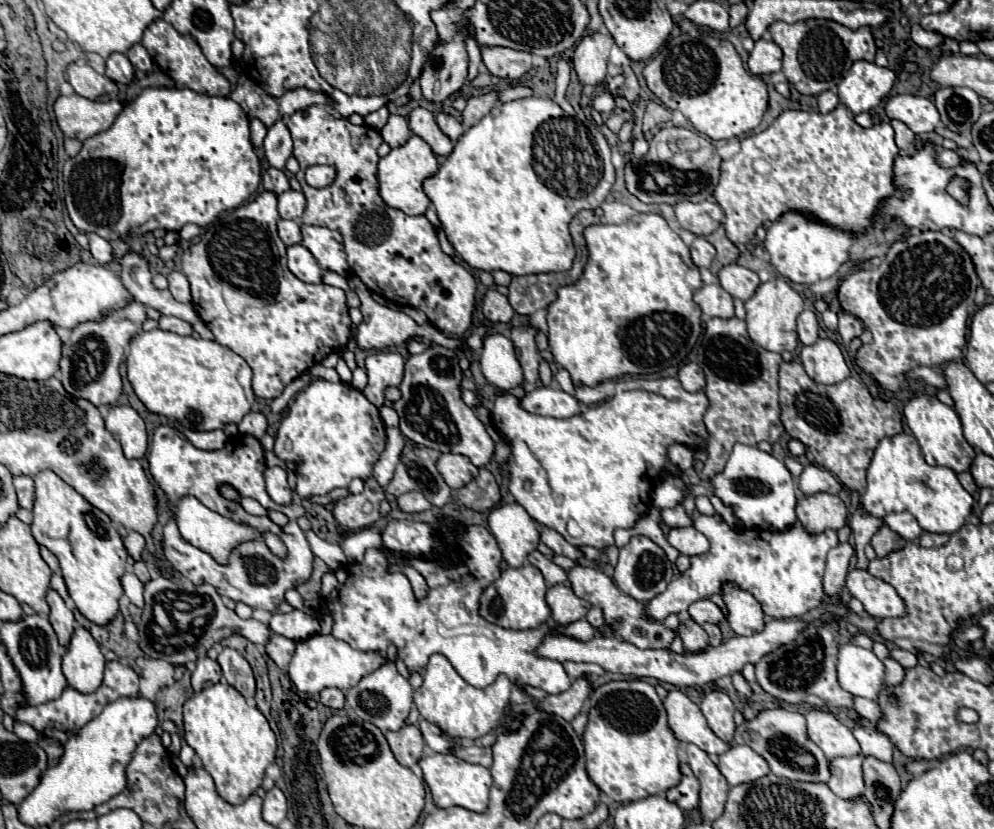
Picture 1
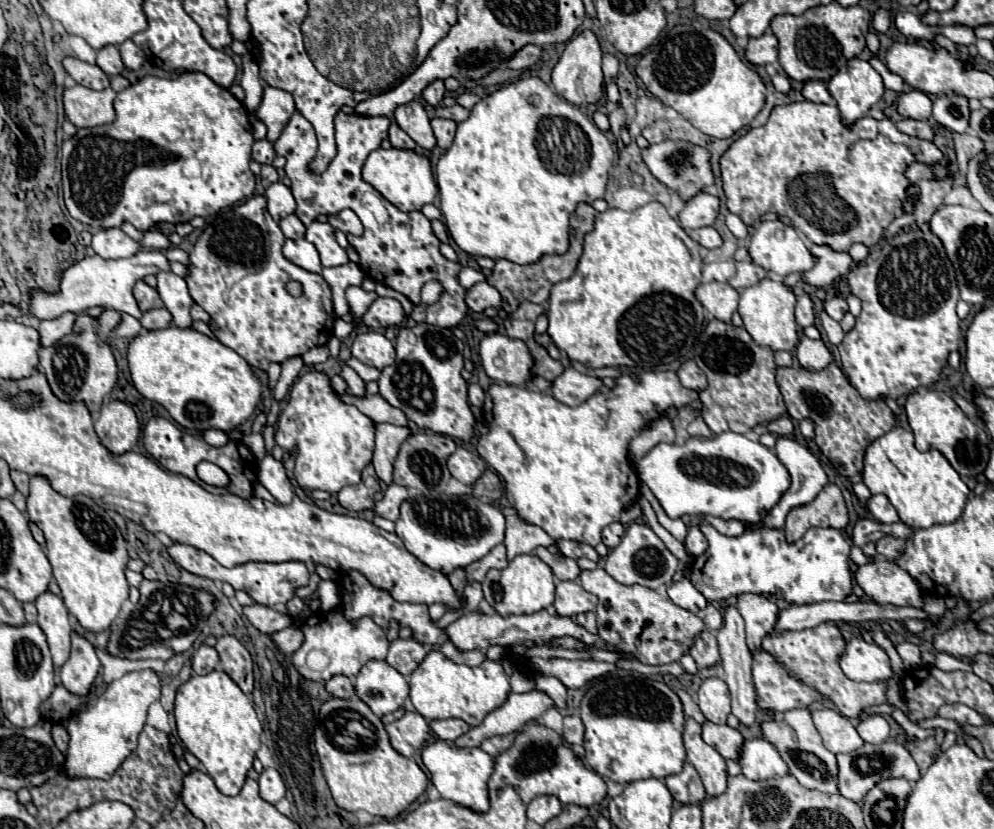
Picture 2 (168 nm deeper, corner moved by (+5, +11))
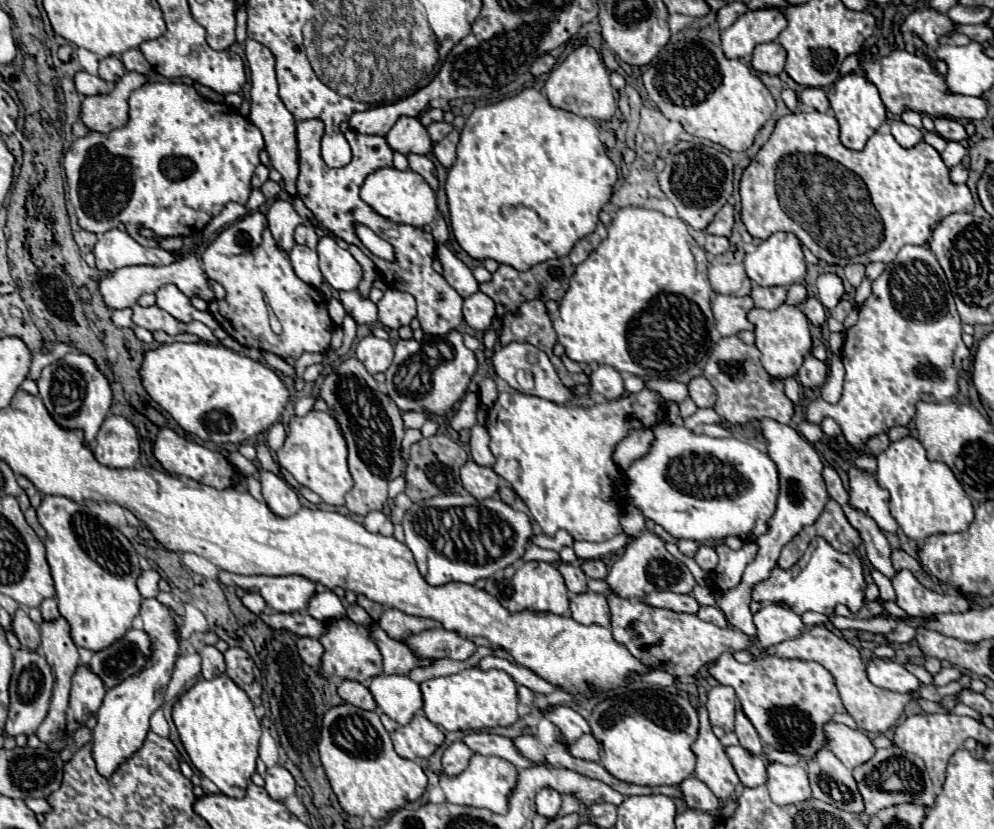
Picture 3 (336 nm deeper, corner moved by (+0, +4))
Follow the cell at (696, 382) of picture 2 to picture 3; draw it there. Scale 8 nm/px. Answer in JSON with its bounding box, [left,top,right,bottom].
[688,376,716,408]

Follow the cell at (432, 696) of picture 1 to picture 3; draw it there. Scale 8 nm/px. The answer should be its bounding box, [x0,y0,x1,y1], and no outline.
[420,668,518,732]

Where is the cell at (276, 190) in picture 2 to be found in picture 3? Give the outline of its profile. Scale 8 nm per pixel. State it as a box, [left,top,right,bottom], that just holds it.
[268,200,304,250]

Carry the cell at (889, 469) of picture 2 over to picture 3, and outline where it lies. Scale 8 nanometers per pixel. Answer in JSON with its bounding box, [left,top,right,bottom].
[876,436,974,540]

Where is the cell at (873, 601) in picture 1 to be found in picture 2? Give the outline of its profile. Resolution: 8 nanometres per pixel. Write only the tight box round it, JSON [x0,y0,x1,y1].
[855,557,923,607]

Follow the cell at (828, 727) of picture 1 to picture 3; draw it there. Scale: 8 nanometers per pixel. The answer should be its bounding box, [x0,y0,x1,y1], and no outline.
[824,722,876,770]

